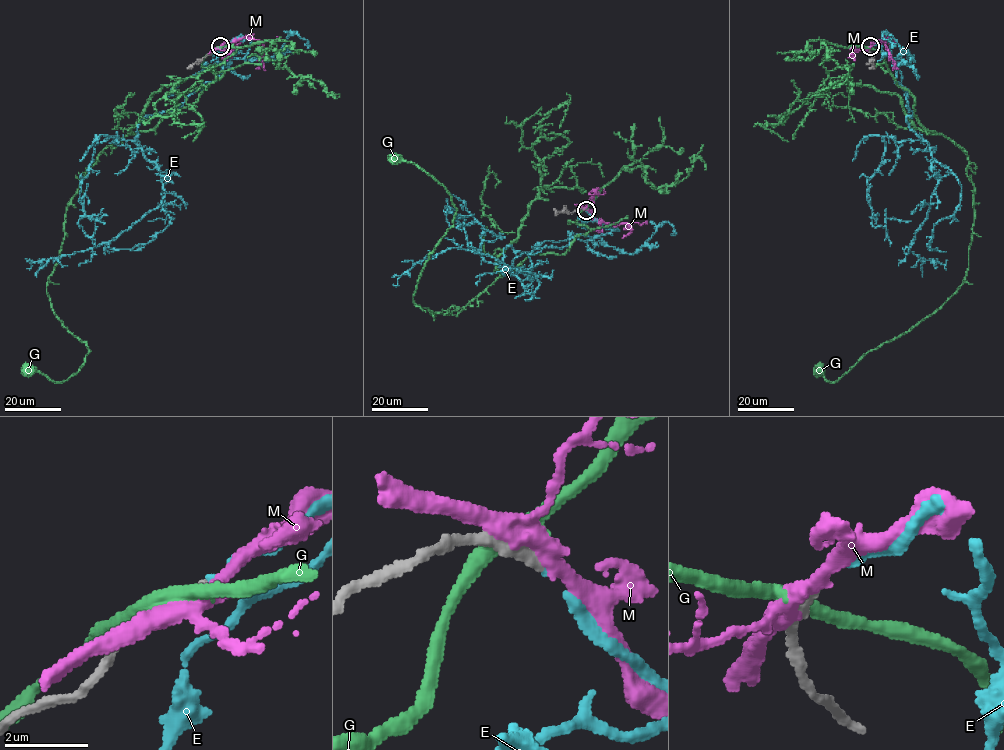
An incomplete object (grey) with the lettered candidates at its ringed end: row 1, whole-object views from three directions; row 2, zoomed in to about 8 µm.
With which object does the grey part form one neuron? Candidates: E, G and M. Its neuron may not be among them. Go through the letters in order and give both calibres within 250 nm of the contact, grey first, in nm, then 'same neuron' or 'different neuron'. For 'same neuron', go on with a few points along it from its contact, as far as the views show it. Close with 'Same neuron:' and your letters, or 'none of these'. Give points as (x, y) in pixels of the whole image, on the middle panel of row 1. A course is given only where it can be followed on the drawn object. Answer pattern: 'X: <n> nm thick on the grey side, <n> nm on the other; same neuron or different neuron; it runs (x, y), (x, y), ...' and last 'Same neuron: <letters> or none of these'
E: 340 nm thick on the grey side, 120 nm on the other; same neuron; it runs (586, 210), (617, 230), (561, 248), (508, 246), (501, 265), (528, 278), (454, 247), (393, 283)
G: 440 nm thick on the grey side, 400 nm on the other; different neuron
M: 440 nm thick on the grey side, 400 nm on the other; different neuron
Same neuron: E

